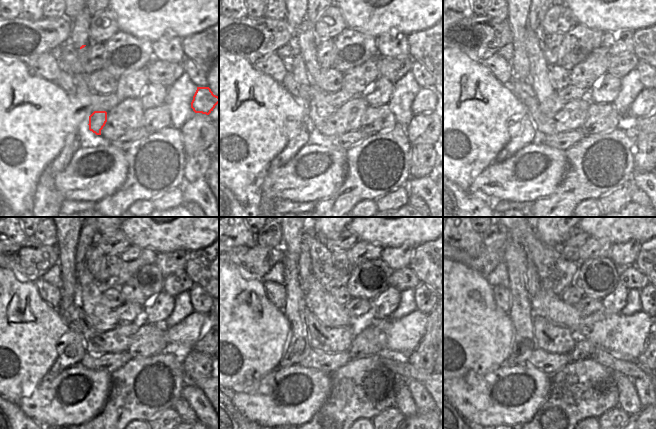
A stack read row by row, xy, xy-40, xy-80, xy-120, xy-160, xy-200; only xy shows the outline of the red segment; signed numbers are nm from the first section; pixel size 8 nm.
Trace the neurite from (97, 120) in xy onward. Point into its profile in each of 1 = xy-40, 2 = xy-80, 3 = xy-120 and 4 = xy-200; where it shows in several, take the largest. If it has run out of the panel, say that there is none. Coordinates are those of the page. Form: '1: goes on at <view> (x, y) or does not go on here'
1: goes on at xy-40 (319, 110)
2: goes on at xy-80 (549, 103)
3: goes on at xy-120 (103, 318)
4: goes on at xy-200 (626, 334)

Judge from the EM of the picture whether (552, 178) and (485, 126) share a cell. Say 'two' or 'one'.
two

